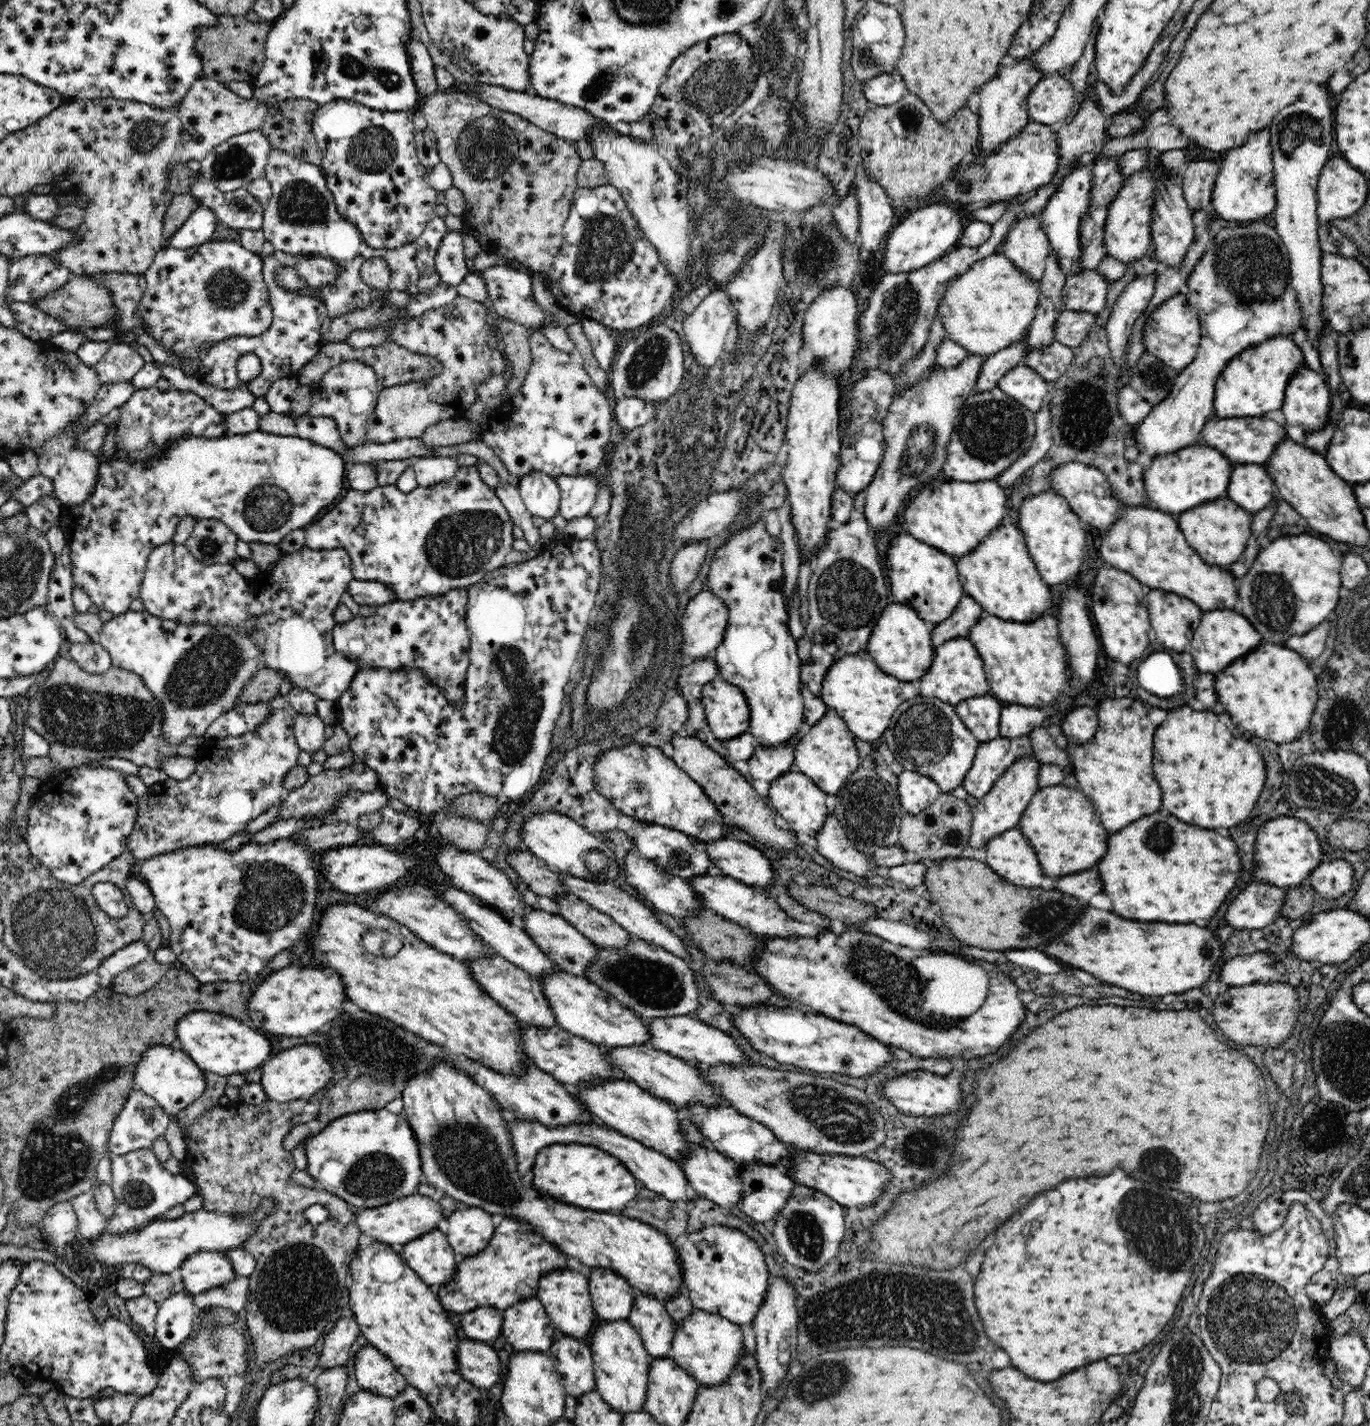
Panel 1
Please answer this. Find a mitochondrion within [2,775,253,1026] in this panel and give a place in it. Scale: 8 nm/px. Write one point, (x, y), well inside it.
(56, 928)

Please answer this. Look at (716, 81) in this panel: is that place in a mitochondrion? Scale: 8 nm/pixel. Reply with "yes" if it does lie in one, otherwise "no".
yes

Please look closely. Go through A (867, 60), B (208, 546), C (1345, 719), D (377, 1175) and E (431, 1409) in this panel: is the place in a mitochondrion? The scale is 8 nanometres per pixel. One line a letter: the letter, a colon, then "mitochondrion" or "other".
A: mitochondrion
B: mitochondrion
C: mitochondrion
D: mitochondrion
E: other

